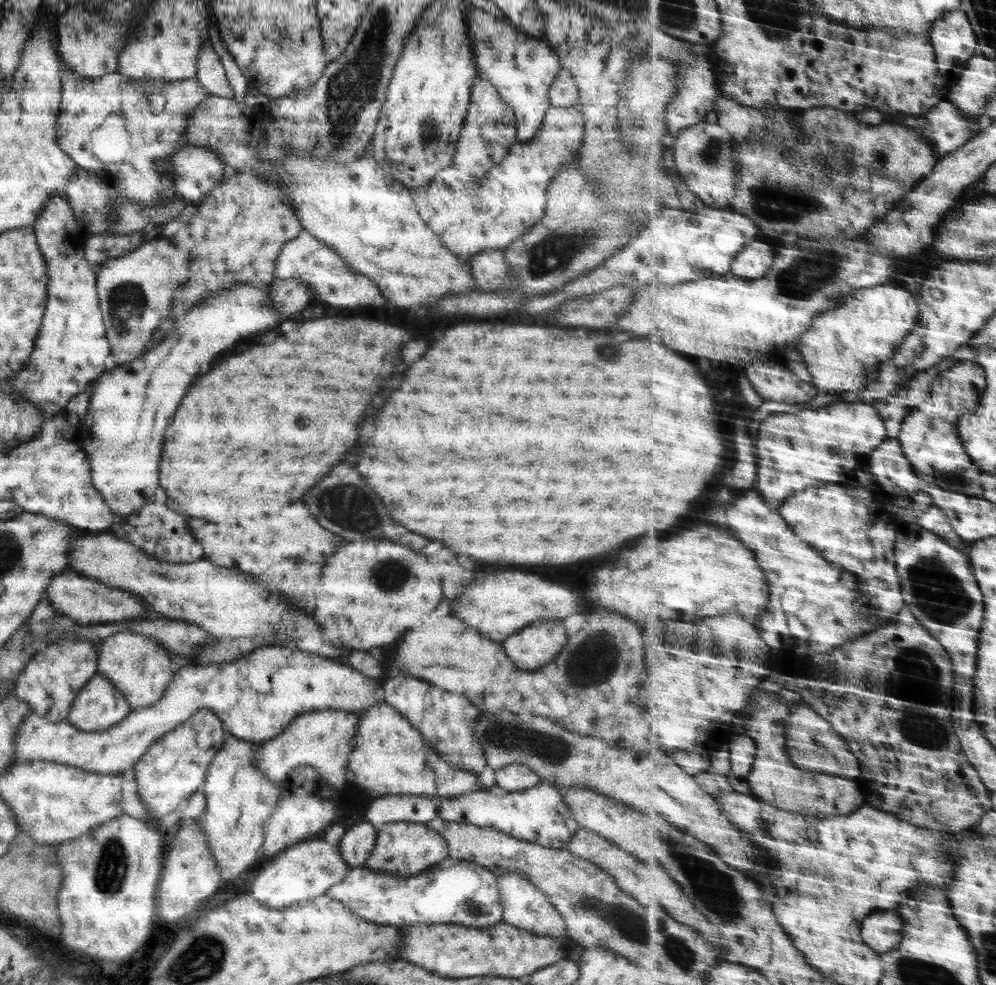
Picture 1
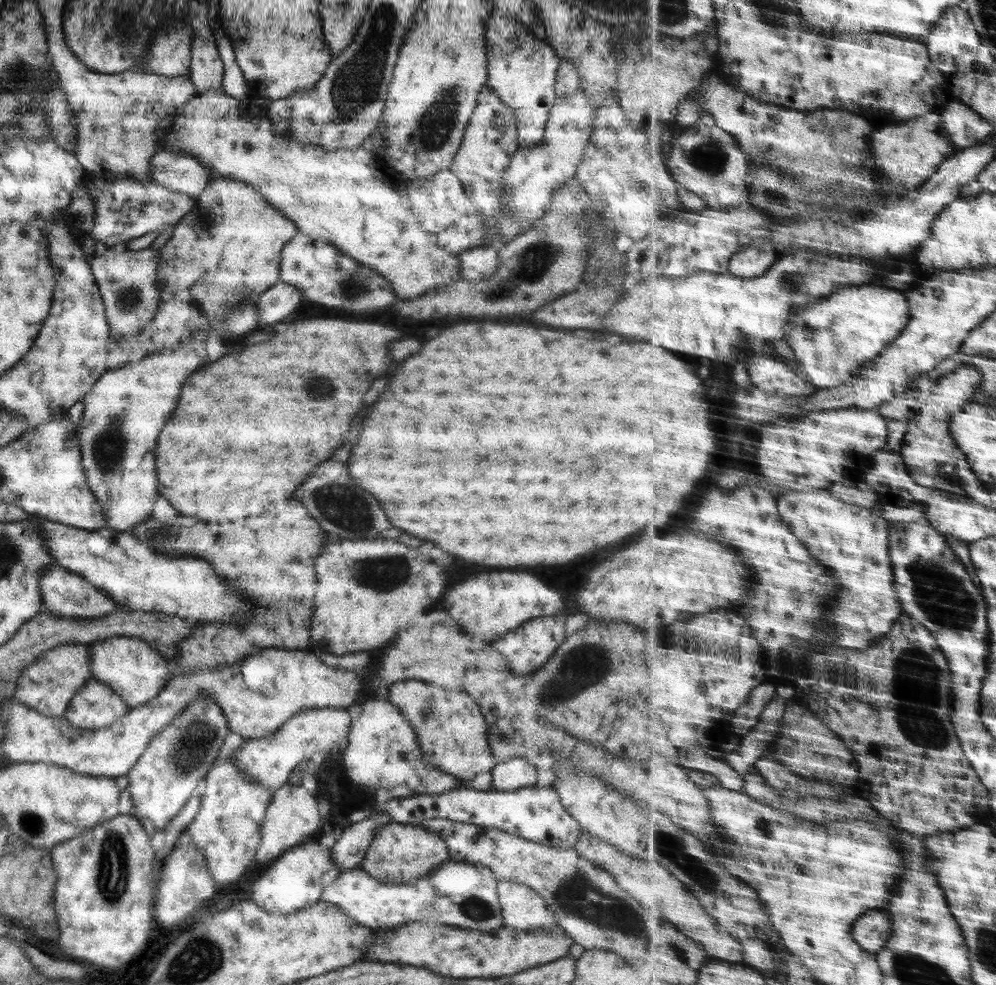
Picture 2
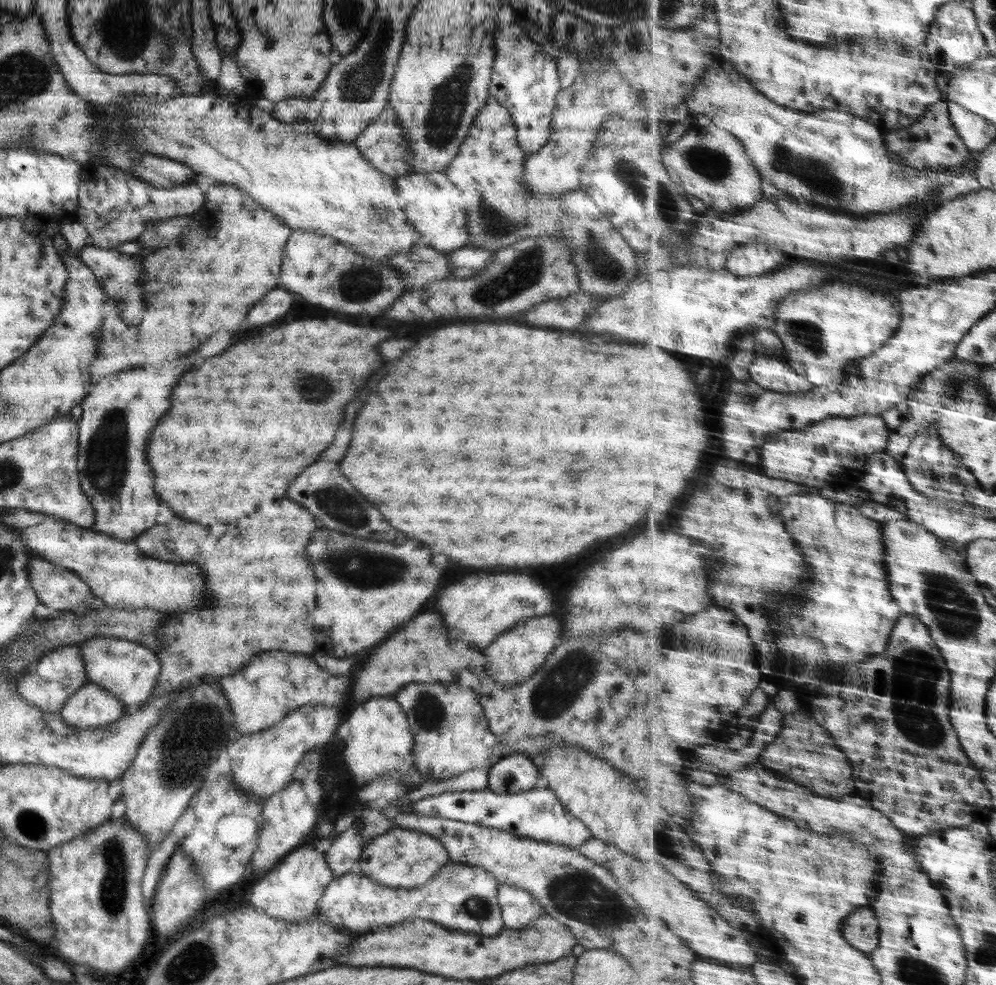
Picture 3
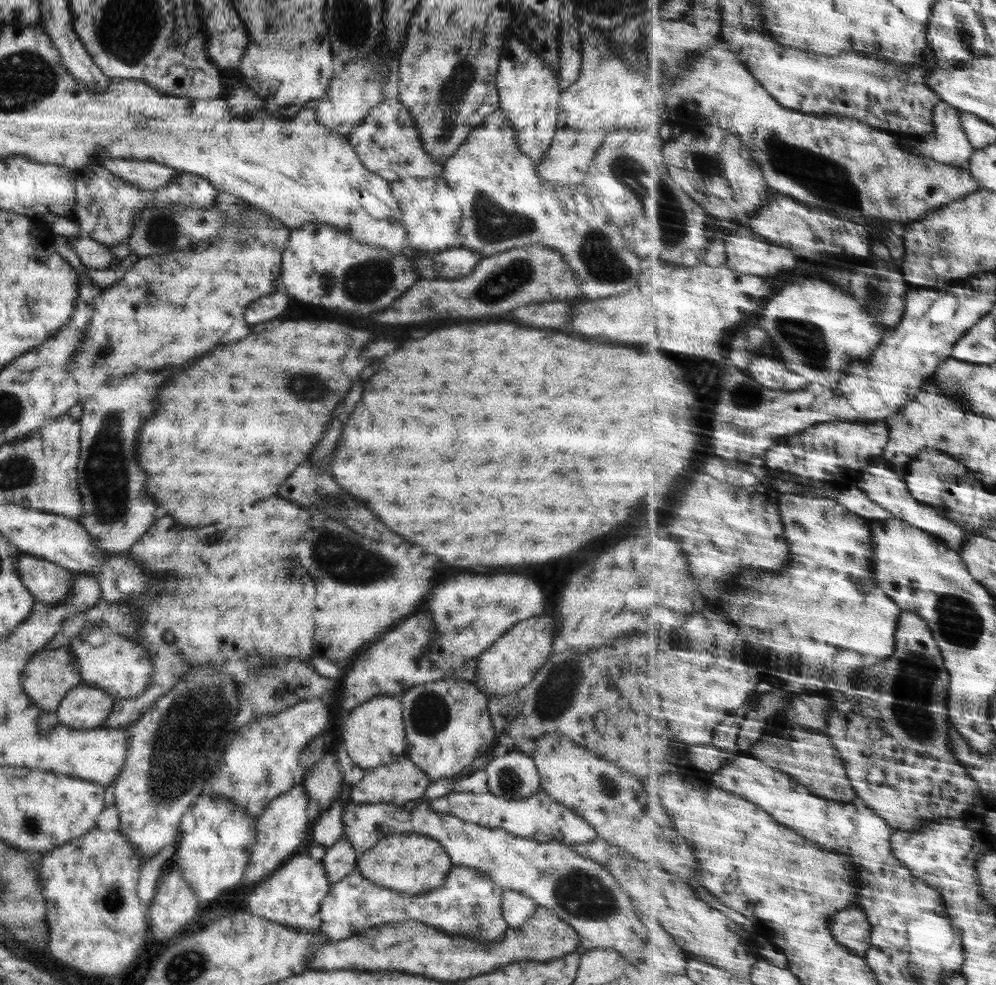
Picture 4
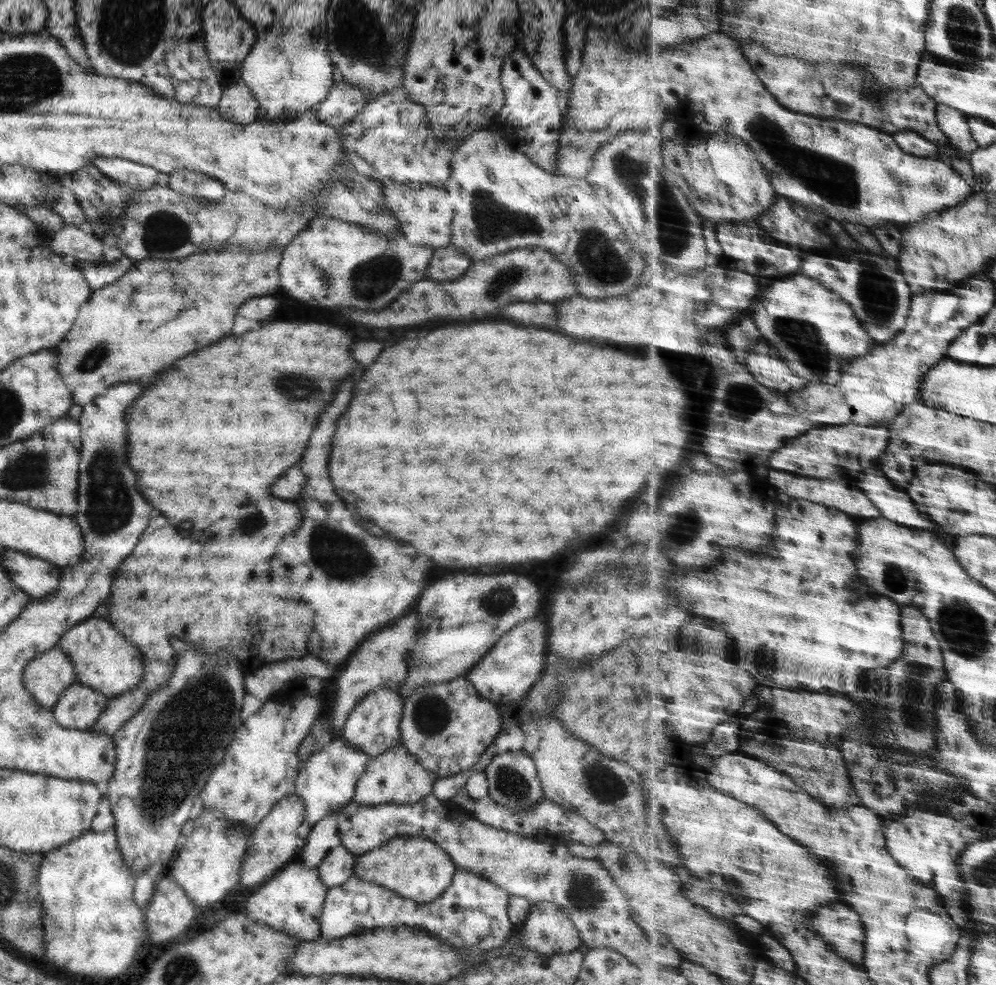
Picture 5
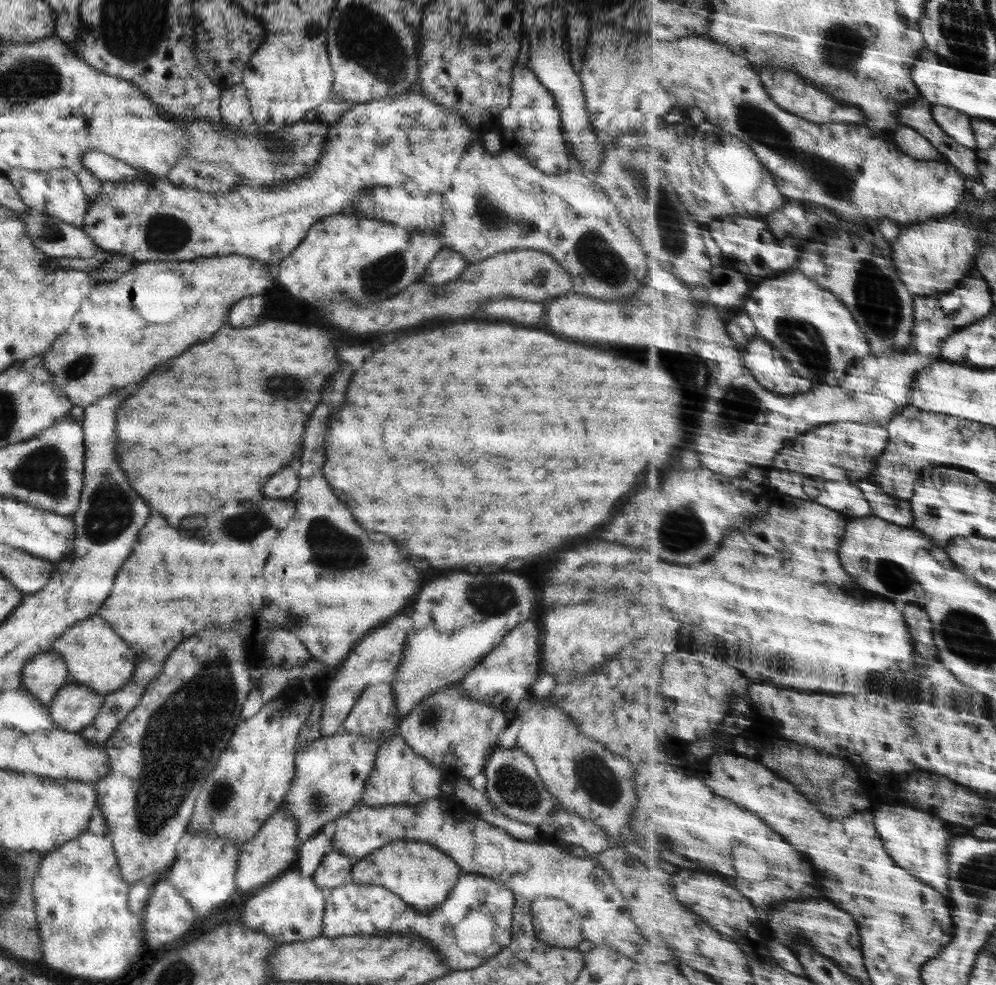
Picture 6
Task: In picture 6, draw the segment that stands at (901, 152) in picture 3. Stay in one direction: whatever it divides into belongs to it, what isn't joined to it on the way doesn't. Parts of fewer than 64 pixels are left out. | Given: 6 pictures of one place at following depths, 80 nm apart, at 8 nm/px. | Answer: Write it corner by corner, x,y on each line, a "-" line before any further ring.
934,105
932,113
940,127
959,144
978,149
975,131
972,127
972,116
943,105

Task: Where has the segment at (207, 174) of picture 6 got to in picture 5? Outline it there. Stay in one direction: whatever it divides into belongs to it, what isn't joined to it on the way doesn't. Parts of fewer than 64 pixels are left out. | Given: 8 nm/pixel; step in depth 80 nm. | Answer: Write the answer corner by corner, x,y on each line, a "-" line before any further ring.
180,168
170,172
168,187
179,194
196,196
209,202
219,200
227,191
220,180
188,168

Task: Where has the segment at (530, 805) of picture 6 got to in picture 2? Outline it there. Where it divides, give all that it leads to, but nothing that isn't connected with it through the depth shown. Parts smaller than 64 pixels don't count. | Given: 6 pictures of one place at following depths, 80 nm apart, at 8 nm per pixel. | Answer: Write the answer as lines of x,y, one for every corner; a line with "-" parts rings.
512,757
497,763
490,770
492,774
491,788
493,791
509,792
525,787
535,786
535,767
523,758

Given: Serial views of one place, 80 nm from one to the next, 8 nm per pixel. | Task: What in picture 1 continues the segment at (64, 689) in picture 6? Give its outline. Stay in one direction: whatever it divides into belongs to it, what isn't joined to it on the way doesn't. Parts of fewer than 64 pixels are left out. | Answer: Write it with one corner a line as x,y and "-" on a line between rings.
95,673
75,695
65,721
84,732
101,731
115,725
130,710
113,684

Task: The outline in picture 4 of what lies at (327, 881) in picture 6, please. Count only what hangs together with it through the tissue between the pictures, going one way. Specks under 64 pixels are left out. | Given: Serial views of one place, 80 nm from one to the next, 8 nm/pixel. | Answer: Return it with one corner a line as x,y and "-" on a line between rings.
341,836
326,848
320,860
325,876
330,883
341,880
346,874
355,872
357,854
349,841

